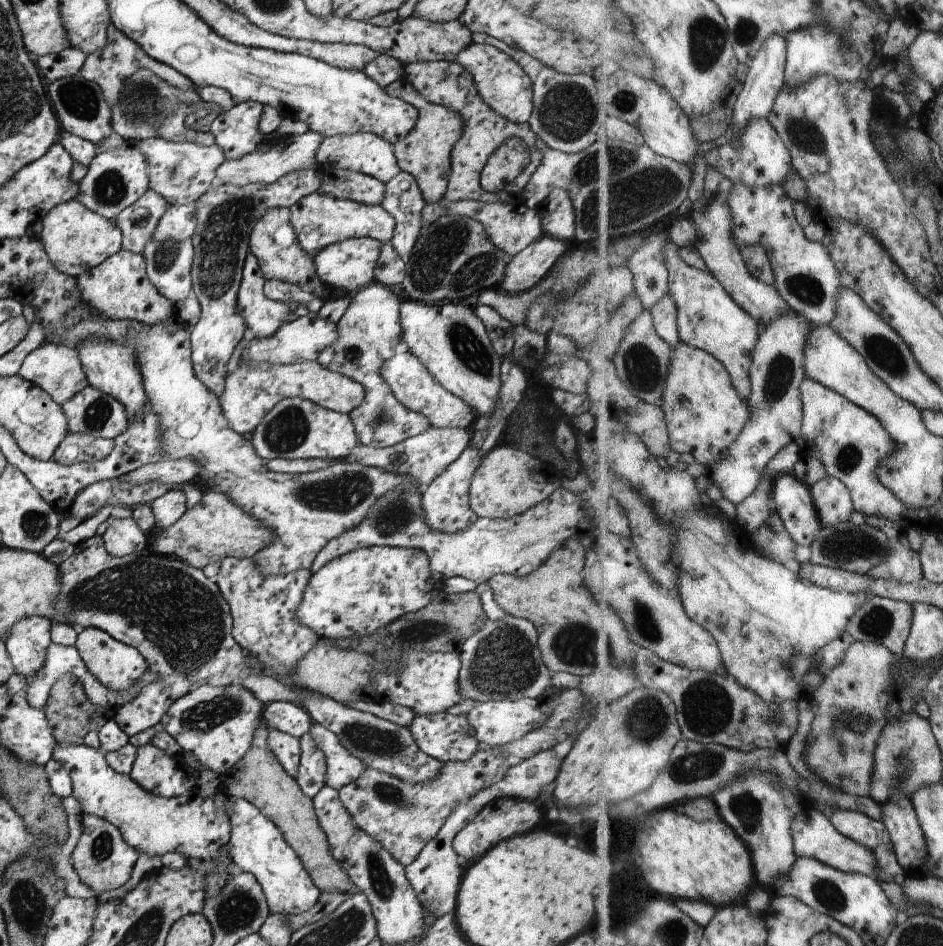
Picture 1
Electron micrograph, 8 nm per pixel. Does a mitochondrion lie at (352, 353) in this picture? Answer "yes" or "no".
no

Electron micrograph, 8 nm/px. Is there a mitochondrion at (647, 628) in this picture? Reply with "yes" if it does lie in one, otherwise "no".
yes

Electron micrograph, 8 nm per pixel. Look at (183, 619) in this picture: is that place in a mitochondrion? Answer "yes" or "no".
yes

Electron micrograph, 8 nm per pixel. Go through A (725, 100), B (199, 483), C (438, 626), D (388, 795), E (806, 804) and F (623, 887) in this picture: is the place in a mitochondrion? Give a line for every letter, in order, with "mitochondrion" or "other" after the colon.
A: other
B: other
C: mitochondrion
D: mitochondrion
E: other
F: other

